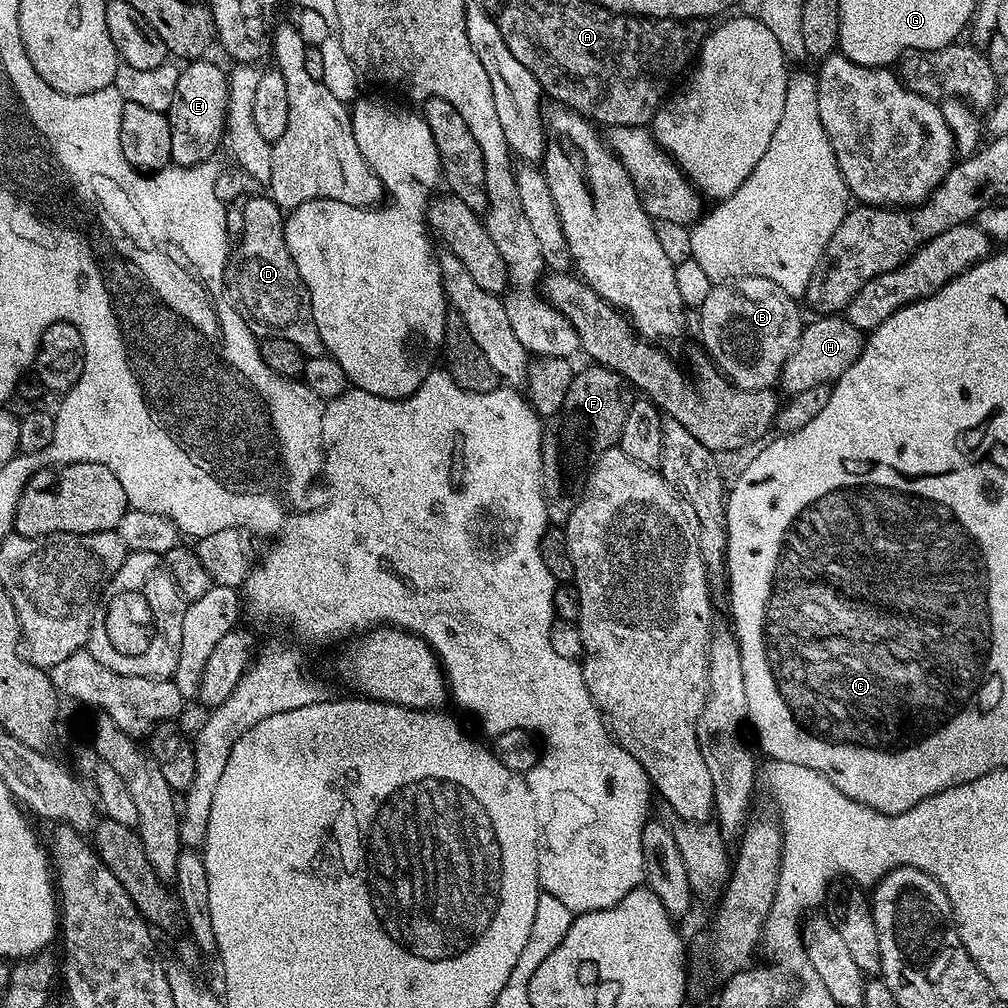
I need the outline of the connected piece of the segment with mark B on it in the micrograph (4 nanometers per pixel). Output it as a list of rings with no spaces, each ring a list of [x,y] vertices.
[[[746,276],[721,281],[713,285],[706,300],[698,307],[701,347],[720,372],[740,389],[771,389],[779,381],[781,368],[803,332],[804,318],[801,318],[797,304],[797,299],[786,294],[772,279]]]

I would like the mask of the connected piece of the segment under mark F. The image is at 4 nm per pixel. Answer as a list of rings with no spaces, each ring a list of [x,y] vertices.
[[[588,366],[573,375],[566,402],[543,425],[540,441],[540,489],[549,521],[563,526],[574,510],[584,484],[588,481],[596,460],[606,450],[617,447],[622,434],[622,422],[633,402],[634,392],[623,376],[609,368]]]

